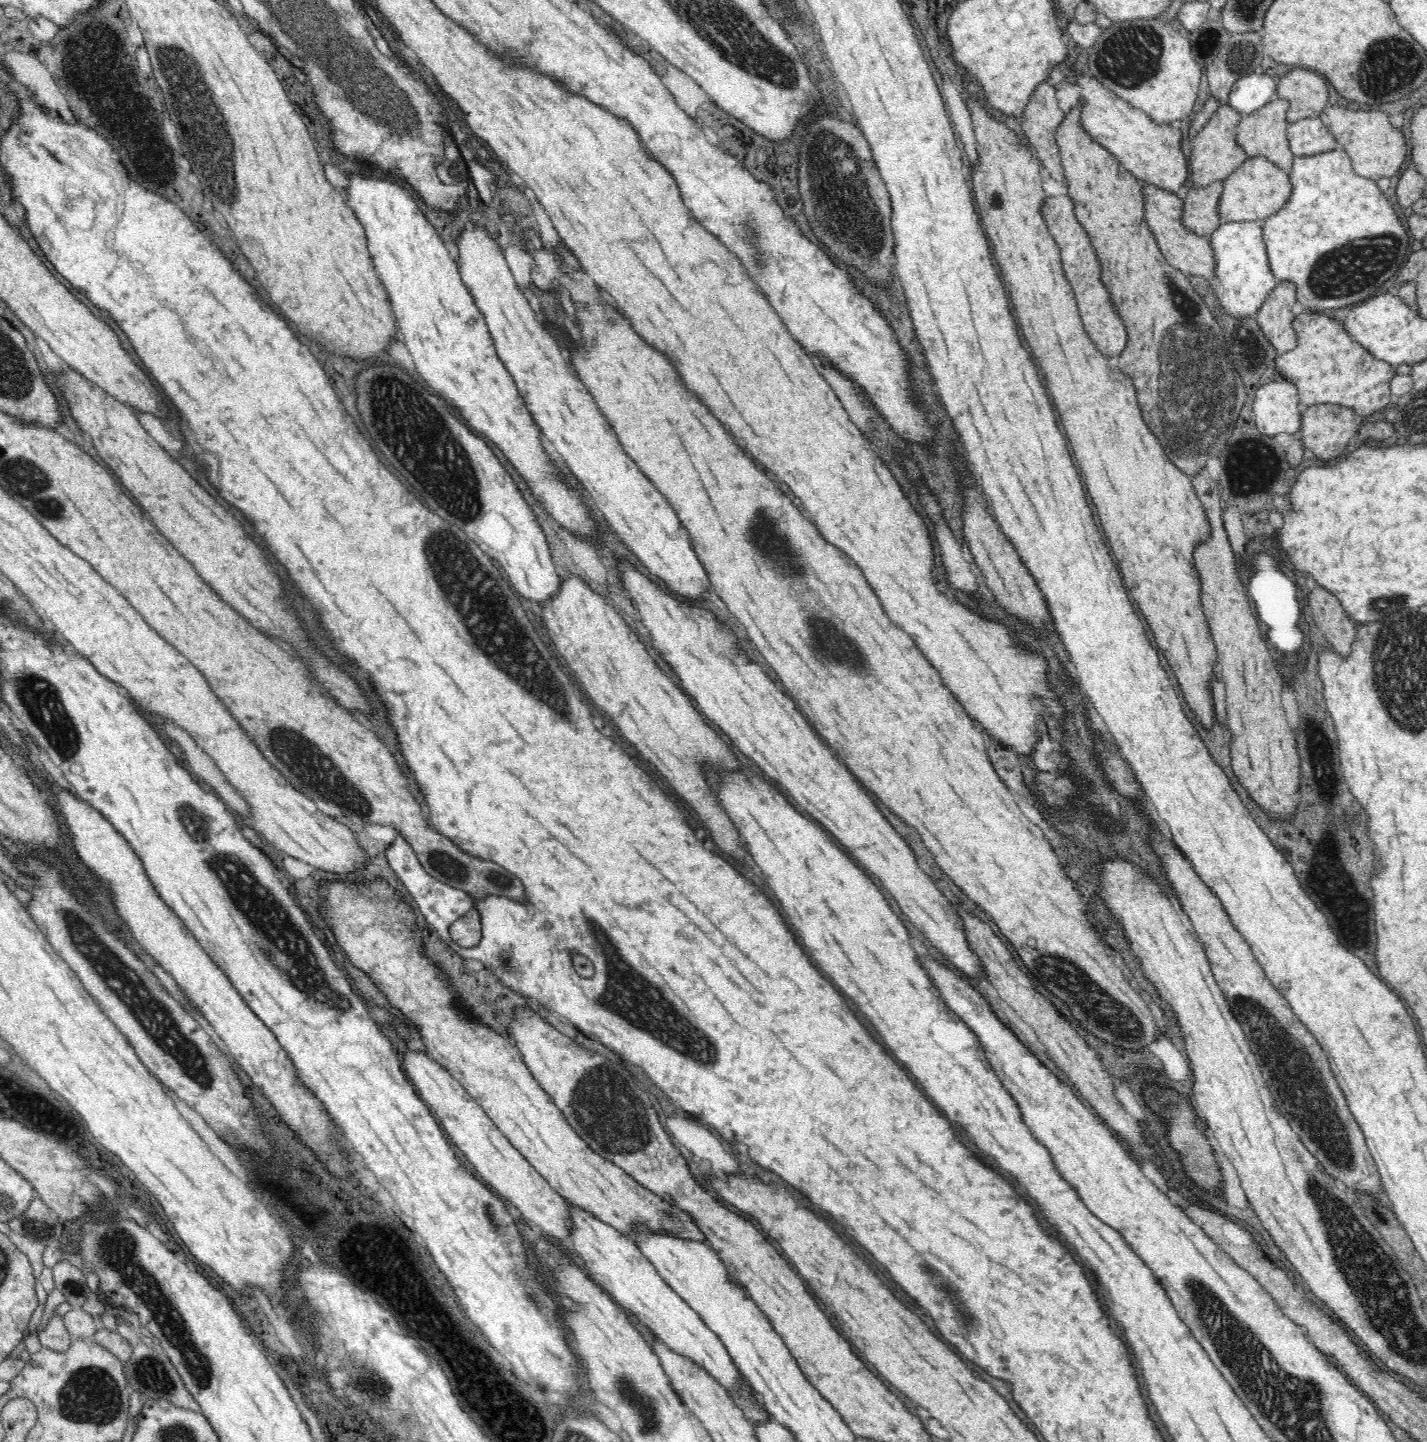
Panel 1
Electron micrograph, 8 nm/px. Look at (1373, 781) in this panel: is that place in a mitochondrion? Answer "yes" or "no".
no

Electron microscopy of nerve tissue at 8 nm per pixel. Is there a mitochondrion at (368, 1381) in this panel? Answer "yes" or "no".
yes

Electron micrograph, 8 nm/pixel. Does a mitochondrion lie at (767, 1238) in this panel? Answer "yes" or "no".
no

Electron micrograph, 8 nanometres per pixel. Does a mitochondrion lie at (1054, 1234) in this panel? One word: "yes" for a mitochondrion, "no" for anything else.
no

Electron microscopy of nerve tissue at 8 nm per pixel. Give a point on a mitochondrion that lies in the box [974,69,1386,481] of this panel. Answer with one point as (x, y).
(1195, 379)

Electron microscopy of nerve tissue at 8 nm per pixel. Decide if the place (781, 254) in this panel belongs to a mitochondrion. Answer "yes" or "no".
no

